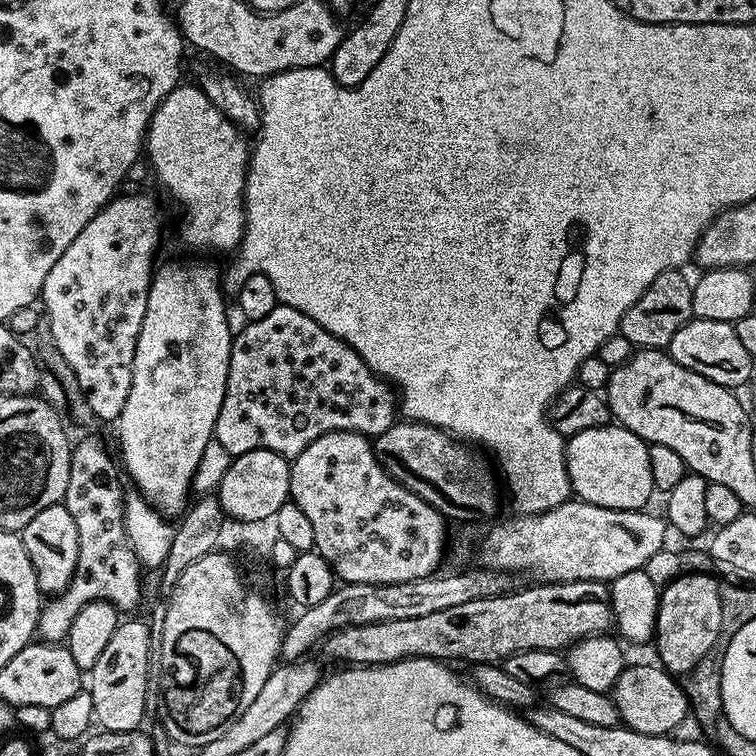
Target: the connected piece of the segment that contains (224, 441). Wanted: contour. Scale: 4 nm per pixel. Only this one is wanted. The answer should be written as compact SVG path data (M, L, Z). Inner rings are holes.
M277 303L276 308L270 310L270 314L248 322L248 325L241 332L239 329L235 333L232 342L232 353L230 354L230 366L228 367L226 394L220 407L220 413L218 414L214 439L228 451L229 457L232 458L246 454L250 450L258 450L259 448L262 450L274 450L279 456L295 458L298 454L302 454L302 450L306 450L306 446L310 446L310 442L314 442L314 438L322 438L322 434L330 434L331 432L357 432L363 436L375 438L382 435L386 430L390 430L390 426L397 423L397 420L398 396L394 391L393 385L377 376L371 366L345 340L338 338L334 334L330 334L330 330L318 326L318 322L314 322L314 318L310 318L305 312L299 312L290 306Z

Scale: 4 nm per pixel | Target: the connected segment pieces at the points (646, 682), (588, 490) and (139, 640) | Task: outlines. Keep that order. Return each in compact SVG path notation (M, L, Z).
M636 664L625 667L617 678L614 687L616 709L620 711L623 727L633 728L642 734L667 736L675 733L684 716L689 715L690 707L681 681L663 666L652 664Z
M609 422L594 430L582 430L582 434L567 437L566 451L568 477L579 499L594 506L634 512L643 509L654 496L648 444L628 428Z
M125 619L114 630L114 638L106 642L106 650L90 669L92 685L92 715L95 723L106 732L135 732L144 720L144 707L148 704L148 664L150 634L142 619Z

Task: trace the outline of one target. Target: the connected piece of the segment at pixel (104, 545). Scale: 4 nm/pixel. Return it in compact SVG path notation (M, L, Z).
M94 437L76 440L72 450L72 465L70 466L70 486L66 486L66 494L62 503L73 515L78 528L78 558L76 572L63 592L53 595L40 609L40 617L36 623L39 639L44 642L60 642L67 637L74 618L78 618L78 610L95 600L110 600L118 610L136 608L140 604L140 572L142 565L128 541L128 531L124 525L124 502L126 491L120 485L120 472L112 461L110 453L104 449L104 444Z

